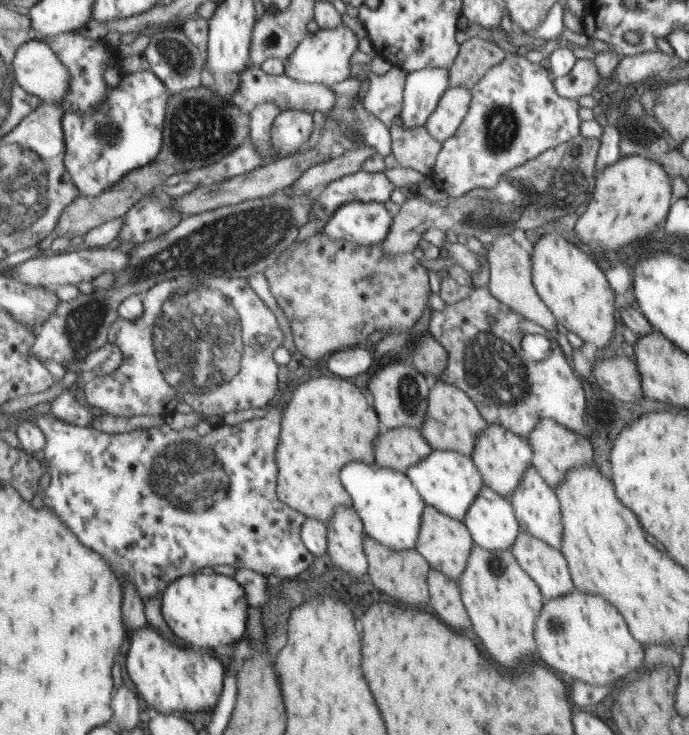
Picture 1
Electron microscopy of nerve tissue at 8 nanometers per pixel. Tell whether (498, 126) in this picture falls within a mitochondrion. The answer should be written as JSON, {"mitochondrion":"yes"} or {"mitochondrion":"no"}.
{"mitochondrion":"yes"}

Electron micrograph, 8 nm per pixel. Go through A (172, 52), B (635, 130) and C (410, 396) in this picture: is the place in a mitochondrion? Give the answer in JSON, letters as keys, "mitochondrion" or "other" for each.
{"A":"mitochondrion","B":"mitochondrion","C":"mitochondrion"}

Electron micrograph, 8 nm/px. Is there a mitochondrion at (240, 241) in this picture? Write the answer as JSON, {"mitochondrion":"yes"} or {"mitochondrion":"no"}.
{"mitochondrion":"yes"}

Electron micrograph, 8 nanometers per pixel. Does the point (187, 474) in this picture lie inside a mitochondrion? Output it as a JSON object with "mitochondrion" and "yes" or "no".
{"mitochondrion":"yes"}

